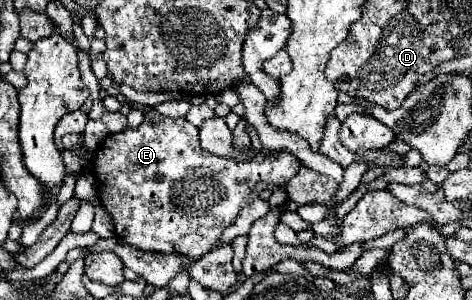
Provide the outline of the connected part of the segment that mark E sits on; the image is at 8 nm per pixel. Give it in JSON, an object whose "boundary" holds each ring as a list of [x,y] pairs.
{"boundary":[[[151,108],[139,128],[125,128],[119,134],[107,136],[99,144],[97,168],[93,168],[93,176],[99,186],[101,204],[113,220],[117,238],[145,252],[175,252],[201,258],[209,252],[211,244],[223,234],[223,230],[235,222],[235,216],[245,206],[249,190],[257,182],[279,186],[289,182],[299,168],[301,162],[287,150],[265,152],[261,162],[235,162],[229,158],[217,158],[199,146],[199,130],[193,124],[189,124],[185,118],[163,118]]]}

